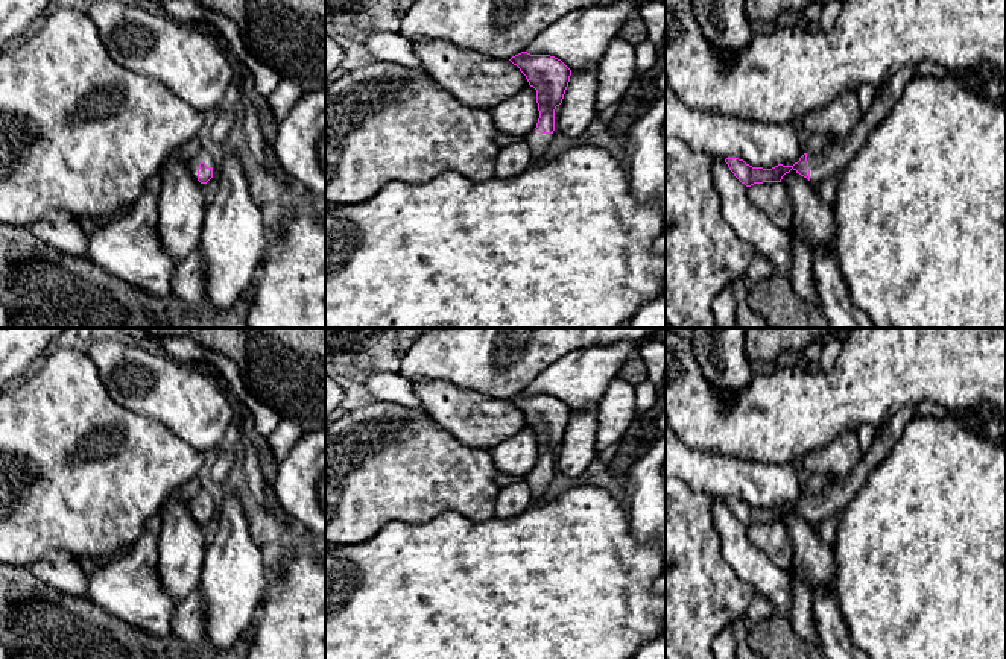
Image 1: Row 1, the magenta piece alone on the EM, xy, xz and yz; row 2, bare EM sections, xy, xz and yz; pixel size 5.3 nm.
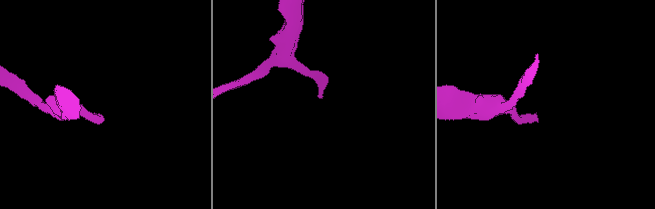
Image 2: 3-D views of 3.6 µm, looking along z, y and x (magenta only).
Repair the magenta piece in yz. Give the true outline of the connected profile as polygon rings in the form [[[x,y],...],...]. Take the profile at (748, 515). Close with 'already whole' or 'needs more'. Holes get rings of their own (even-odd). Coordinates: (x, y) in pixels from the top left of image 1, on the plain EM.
[[[910,405],[892,416],[886,424],[877,427],[871,446],[862,456],[851,474],[843,481],[831,483],[819,495],[804,493],[793,506],[778,504],[772,509],[752,507],[739,498],[726,498],[725,503],[734,516],[746,527],[763,522],[781,522],[783,516],[792,509],[807,518],[813,525],[834,513],[840,515],[851,498],[863,486],[871,471],[883,462],[901,439],[906,425],[913,418],[915,407]]] | needs more

